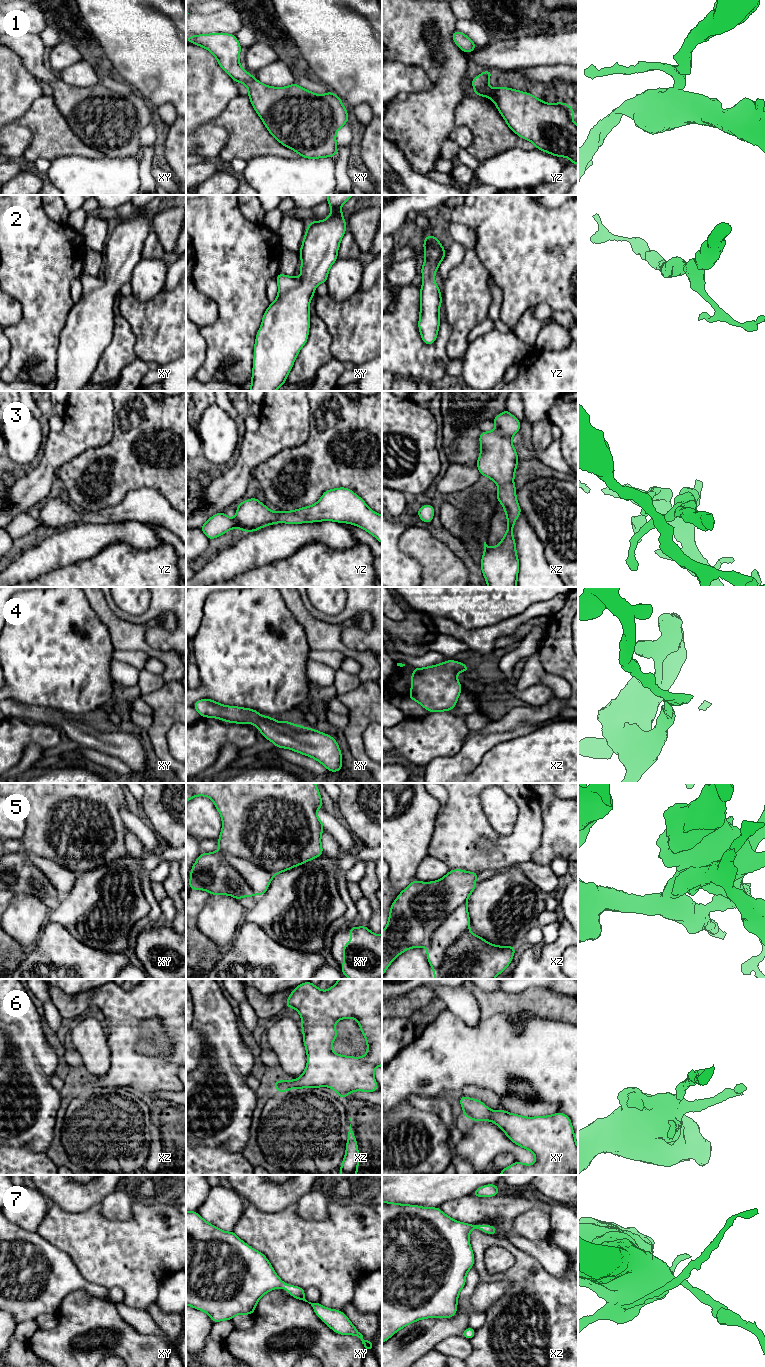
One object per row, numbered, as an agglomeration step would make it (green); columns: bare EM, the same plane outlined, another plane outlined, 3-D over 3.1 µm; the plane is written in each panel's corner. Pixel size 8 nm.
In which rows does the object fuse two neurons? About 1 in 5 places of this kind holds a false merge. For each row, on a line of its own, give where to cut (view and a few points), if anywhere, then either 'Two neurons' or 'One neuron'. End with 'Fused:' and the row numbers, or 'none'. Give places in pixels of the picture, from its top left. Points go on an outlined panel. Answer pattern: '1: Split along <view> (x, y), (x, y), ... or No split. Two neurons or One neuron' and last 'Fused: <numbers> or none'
1: No split. One neuron
2: No split. One neuron
3: No split. One neuron
4: No split. One neuron
5: No split. One neuron
6: No split. One neuron
7: No split. One neuron
Fused: none

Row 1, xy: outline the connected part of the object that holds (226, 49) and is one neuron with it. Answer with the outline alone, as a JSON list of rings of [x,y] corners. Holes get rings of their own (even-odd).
[[[211,33],[188,36],[186,42],[194,43],[210,51],[220,67],[231,76],[237,83],[243,83],[248,88],[248,97],[251,105],[263,121],[270,134],[283,146],[297,152],[302,158],[318,159],[334,157],[337,155],[338,147],[336,143],[337,131],[349,121],[348,112],[343,106],[342,100],[333,92],[329,91],[323,95],[318,95],[312,91],[300,87],[296,82],[287,87],[271,87],[259,82],[254,76],[242,68],[239,62],[239,55],[242,46],[234,34]]]

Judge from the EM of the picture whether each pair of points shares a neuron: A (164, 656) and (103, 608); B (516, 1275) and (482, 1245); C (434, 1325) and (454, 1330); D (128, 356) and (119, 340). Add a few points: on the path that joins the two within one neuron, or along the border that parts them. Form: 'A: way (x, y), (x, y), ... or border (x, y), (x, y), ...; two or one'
A: way (148, 650), (129, 637), (116, 624); one
B: way (518, 1261), (518, 1255), (508, 1245), (496, 1242); one
C: way (439, 1327), (449, 1327); one
D: way (124, 352), (122, 344); one

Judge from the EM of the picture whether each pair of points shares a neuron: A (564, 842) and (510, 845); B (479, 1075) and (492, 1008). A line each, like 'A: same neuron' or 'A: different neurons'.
A: different neurons
B: different neurons

